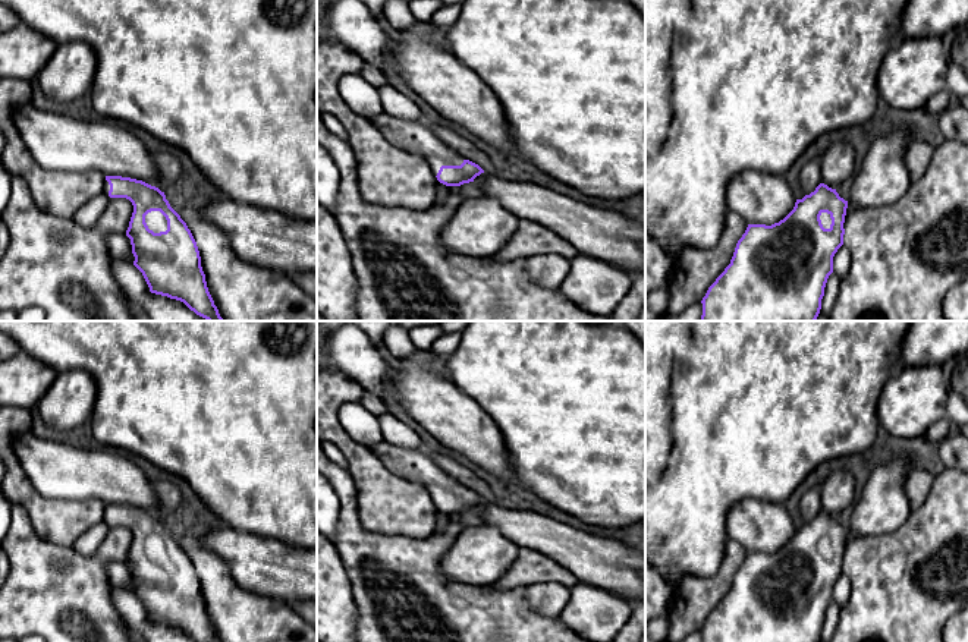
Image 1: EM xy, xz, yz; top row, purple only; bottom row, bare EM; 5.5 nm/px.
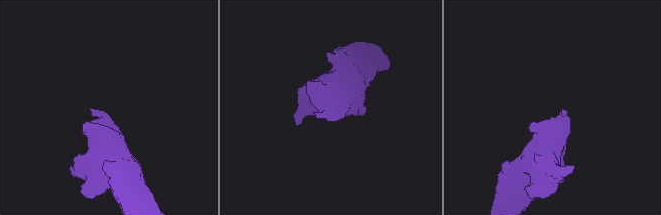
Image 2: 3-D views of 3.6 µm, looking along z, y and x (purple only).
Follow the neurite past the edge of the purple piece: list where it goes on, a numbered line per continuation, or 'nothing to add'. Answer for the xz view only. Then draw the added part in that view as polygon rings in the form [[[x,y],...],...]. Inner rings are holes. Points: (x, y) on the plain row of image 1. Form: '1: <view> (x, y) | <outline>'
1: xz (412, 465) | [[[384,438],[370,447],[390,472],[409,482],[421,484],[434,504],[437,504],[441,494],[461,494],[465,488],[444,473],[424,449],[408,450]]]

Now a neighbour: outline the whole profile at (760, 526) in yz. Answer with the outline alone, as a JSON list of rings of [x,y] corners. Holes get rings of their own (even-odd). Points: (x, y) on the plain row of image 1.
[[[744,498],[727,513],[727,538],[741,544],[747,553],[779,551],[793,538],[795,531],[785,504]]]

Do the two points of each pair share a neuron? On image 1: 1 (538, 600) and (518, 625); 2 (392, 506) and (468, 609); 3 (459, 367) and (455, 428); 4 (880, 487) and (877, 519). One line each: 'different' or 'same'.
1: different
2: different
3: different
4: same

